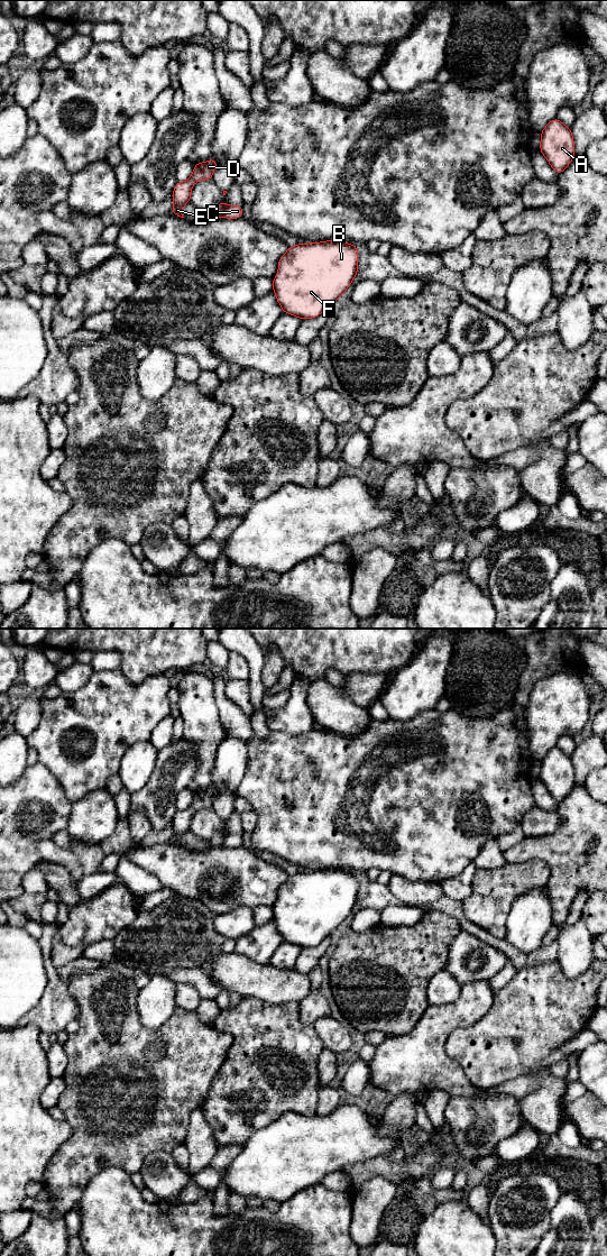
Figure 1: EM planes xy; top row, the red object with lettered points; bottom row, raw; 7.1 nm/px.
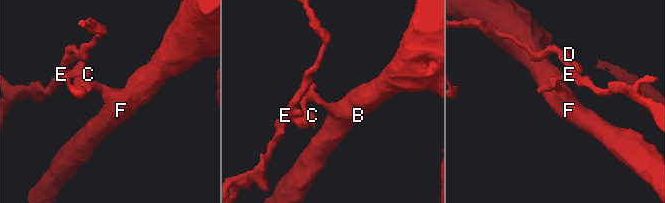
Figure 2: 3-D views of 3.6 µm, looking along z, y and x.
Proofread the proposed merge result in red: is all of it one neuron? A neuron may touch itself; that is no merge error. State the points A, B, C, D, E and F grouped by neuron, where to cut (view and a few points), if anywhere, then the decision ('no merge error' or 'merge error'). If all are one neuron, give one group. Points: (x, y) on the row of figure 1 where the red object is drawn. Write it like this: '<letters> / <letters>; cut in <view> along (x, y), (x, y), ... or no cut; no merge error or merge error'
A B C F / D E; cut in xy along (228, 205), (221, 216); merge error

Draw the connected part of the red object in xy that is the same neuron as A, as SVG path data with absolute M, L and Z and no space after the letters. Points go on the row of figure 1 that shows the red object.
M554 118L540 134L540 150L550 166L560 175L576 156L572 131Z

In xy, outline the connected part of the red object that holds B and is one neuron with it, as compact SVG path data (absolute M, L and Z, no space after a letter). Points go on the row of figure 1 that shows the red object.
M344 240L288 247L273 278L283 313L305 320L330 309L358 274L358 258L357 247Z

